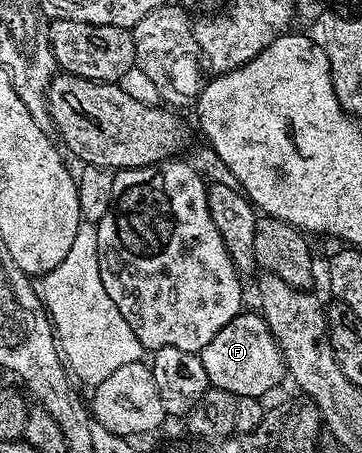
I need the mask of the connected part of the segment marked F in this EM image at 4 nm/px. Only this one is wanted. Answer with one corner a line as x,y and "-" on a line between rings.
242,312
236,314
227,324
215,332
215,340
199,351
203,372
207,372
210,387
223,392
231,392
237,398
264,399
281,381
286,381
285,357
271,336
269,325
260,313

